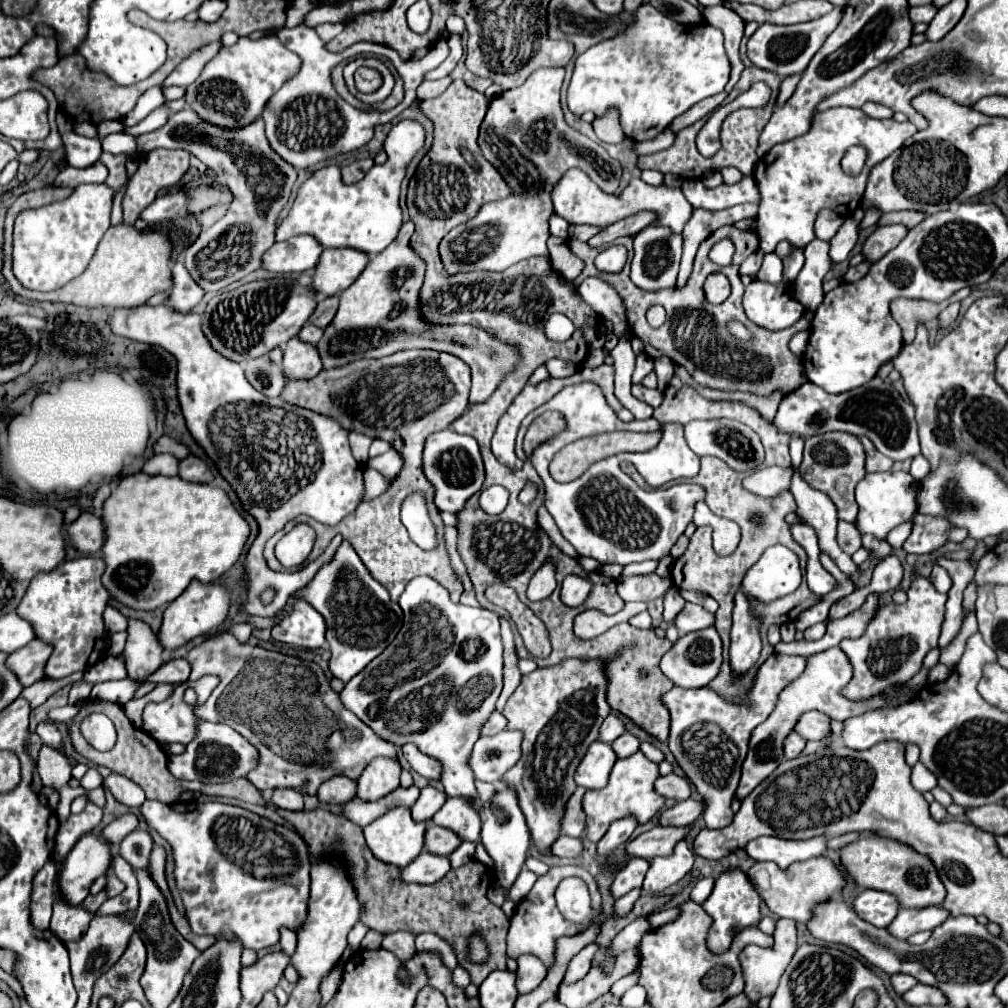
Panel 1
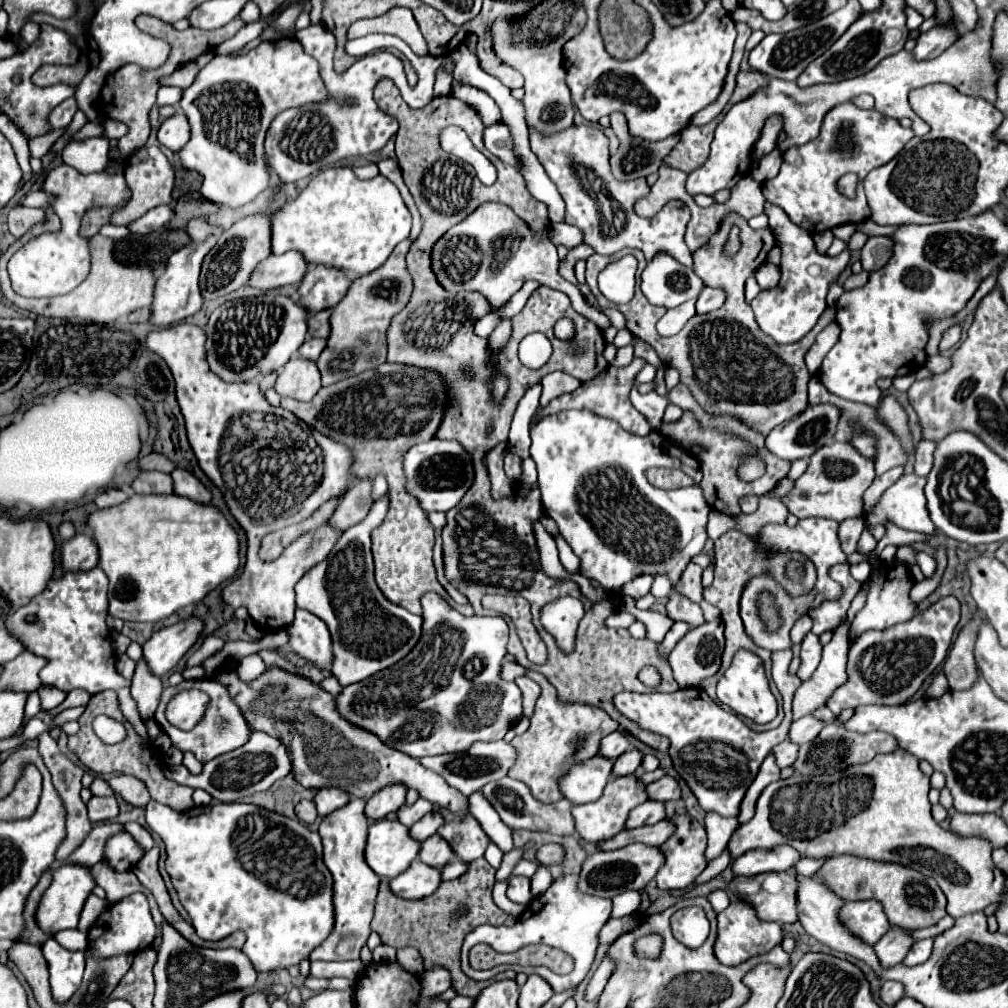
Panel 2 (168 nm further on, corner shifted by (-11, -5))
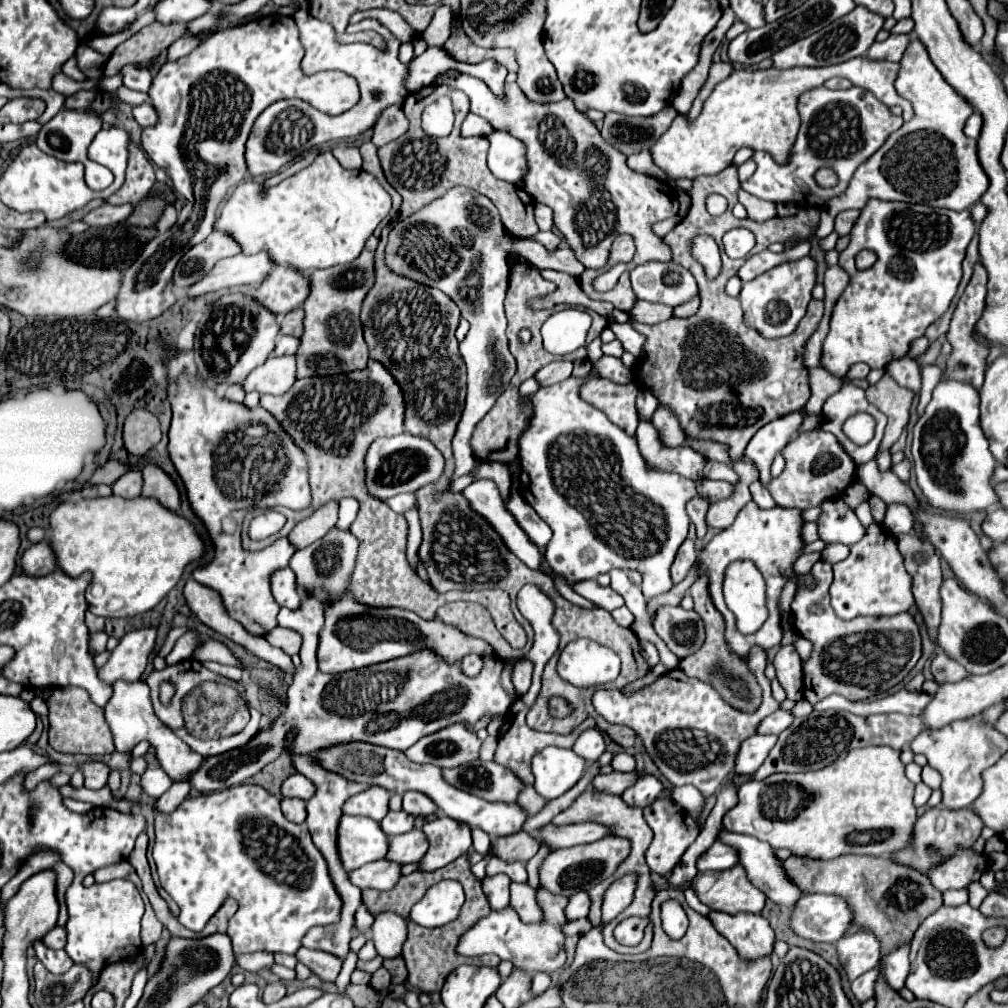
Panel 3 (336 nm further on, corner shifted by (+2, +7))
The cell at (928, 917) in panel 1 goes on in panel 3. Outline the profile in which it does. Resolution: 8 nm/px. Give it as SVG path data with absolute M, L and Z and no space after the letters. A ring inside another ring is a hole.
M856 932L836 942L838 960L844 966L850 982L860 974L878 966L878 960L880 960L878 950L880 950L878 940L874 940L870 932Z

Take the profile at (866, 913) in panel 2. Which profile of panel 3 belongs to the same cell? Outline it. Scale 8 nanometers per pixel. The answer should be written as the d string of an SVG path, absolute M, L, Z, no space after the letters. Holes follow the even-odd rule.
M806 894L790 914L790 930L812 942L838 942L850 924L850 908L838 896Z

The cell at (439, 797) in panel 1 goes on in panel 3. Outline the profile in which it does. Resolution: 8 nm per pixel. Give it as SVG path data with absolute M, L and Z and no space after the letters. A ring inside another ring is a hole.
M404 810L400 812L388 812L386 818L380 822L380 828L386 836L398 836L398 834L406 834L410 832L414 826L414 818L410 818L410 814L406 814Z

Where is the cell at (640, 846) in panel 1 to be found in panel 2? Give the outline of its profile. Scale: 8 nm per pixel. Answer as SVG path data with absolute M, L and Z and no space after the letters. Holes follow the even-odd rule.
M639 842L623 846L619 850L611 850L611 852L597 852L593 856L587 856L583 864L579 890L601 898L613 898L627 890L643 890L657 876L663 864L665 864L665 854L661 848L639 844Z

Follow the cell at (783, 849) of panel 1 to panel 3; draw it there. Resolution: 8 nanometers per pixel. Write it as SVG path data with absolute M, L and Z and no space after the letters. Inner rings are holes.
M714 842L696 862L698 872L722 872L728 870L732 866L738 864L738 856L734 854L734 850L730 850L730 846L722 844L722 842Z

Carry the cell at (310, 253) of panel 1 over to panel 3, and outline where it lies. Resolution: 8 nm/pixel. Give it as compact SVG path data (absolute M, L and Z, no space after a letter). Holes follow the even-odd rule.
M254 254L254 256L232 256L220 260L206 276L186 288L188 298L198 298L208 292L216 292L222 288L232 288L232 286L258 286L262 278L270 272L274 264L270 262L268 254Z

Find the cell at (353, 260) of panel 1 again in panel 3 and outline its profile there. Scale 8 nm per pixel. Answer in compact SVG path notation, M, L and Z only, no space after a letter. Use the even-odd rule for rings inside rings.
M274 266L270 270L270 274L264 278L264 282L252 292L252 298L264 306L266 310L270 310L274 316L284 316L296 308L302 306L302 302L306 300L306 294L310 292L310 286L306 286L306 278L304 274L298 274L296 270L290 270L290 266Z

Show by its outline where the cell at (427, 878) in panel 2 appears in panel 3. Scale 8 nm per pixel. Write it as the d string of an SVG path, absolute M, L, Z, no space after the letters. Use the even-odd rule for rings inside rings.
M386 860L370 862L358 870L352 870L348 878L360 890L366 890L366 888L390 890L390 888L394 888L394 884L400 878L400 864L386 862Z

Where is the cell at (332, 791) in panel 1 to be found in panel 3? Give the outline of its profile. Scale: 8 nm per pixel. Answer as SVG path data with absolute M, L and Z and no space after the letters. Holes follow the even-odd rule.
M292 774L290 778L286 778L282 782L282 798L302 798L302 800L310 800L314 796L314 784L302 776L302 774Z

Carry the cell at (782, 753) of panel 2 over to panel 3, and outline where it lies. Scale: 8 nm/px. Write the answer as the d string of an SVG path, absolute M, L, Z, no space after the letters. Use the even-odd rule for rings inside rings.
M754 734L750 738L746 738L740 744L740 750L736 754L736 762L734 762L734 772L736 774L752 774L754 770L758 770L758 766L762 766L762 762L768 758L768 752L774 748L776 736L762 736L762 734Z

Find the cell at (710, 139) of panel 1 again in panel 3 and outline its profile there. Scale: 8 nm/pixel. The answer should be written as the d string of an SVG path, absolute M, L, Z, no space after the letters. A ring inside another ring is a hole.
M866 56L824 68L742 68L736 70L734 80L726 78L726 86L714 86L698 118L688 120L688 116L678 114L672 126L658 138L658 142L650 146L650 154L670 178L696 178L702 174L718 174L732 164L734 154L744 146L752 150L764 150L778 164L786 164L800 128L800 116L796 110L798 94L822 86L828 78L842 76L848 78L854 86L870 90L886 106L900 106L904 110L902 118L904 122L908 122L914 112L910 102L898 96L894 88L896 74L896 62L870 62Z

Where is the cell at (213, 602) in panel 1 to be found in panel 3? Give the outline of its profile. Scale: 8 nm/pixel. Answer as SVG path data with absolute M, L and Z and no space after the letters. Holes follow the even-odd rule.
M142 628L128 632L116 650L110 654L108 662L98 670L98 678L106 684L114 684L116 680L124 682L136 682L144 668L150 652L154 650L156 630L154 628Z

